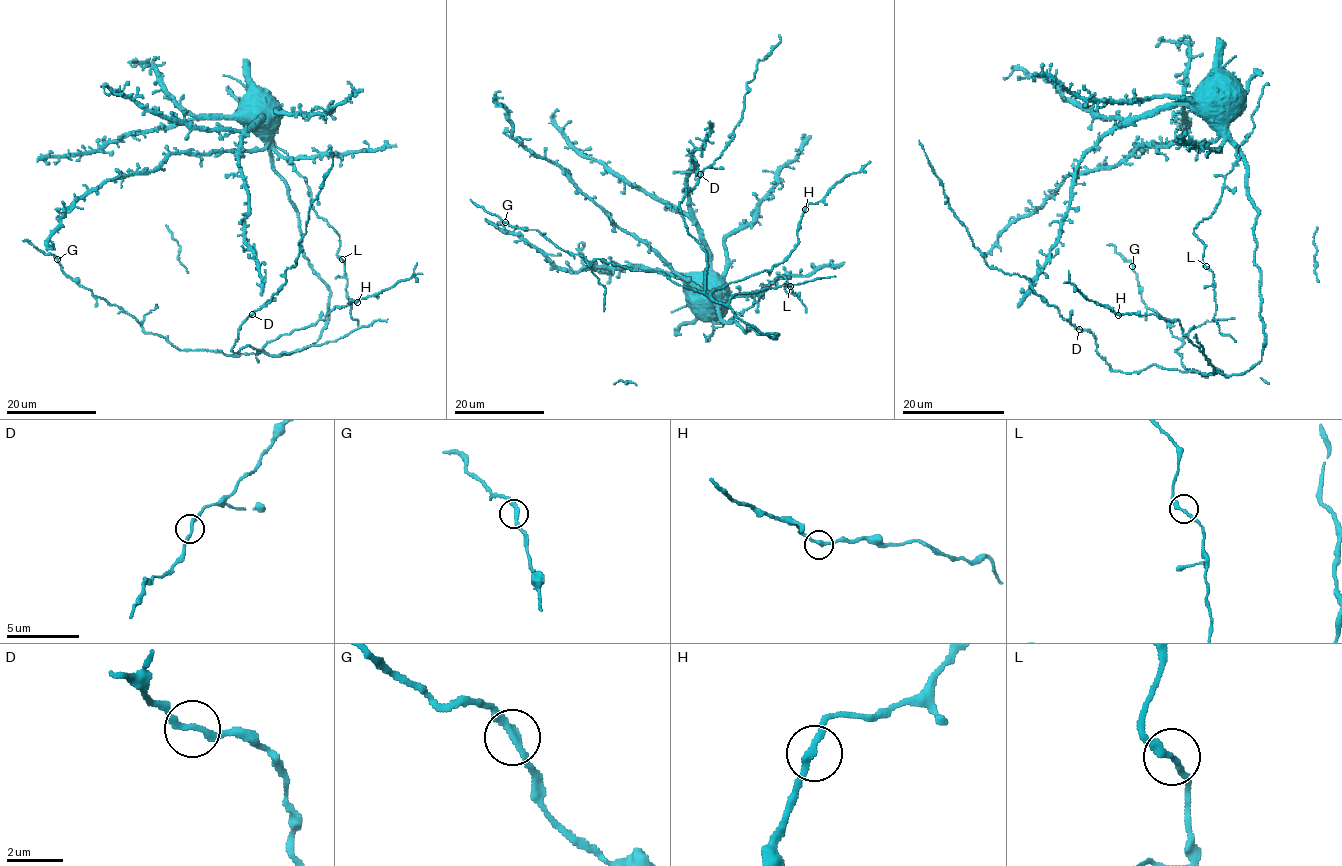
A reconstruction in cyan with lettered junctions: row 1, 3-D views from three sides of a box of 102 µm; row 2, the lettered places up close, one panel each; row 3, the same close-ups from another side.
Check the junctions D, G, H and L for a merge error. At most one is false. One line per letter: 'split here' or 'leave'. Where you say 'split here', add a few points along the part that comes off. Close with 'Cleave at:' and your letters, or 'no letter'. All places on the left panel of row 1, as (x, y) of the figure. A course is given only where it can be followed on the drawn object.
D: leave
G: leave
H: leave
L: leave
Cleave at: no letter

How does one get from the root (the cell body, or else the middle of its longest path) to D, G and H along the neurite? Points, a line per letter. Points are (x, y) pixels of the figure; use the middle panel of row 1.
D: (712, 304), (745, 331), (778, 335), (762, 334), (704, 292), (707, 254), (680, 210), (700, 174)
G: (712, 304), (745, 331), (778, 335), (662, 273), (600, 259), (589, 265), (505, 222)
H: (712, 304), (745, 331), (778, 335), (745, 324), (711, 292), (779, 264), (799, 241), (805, 209)

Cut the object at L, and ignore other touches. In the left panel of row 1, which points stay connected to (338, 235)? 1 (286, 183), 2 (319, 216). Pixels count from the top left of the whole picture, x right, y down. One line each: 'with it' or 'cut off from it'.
1: cut off from it
2: with it

